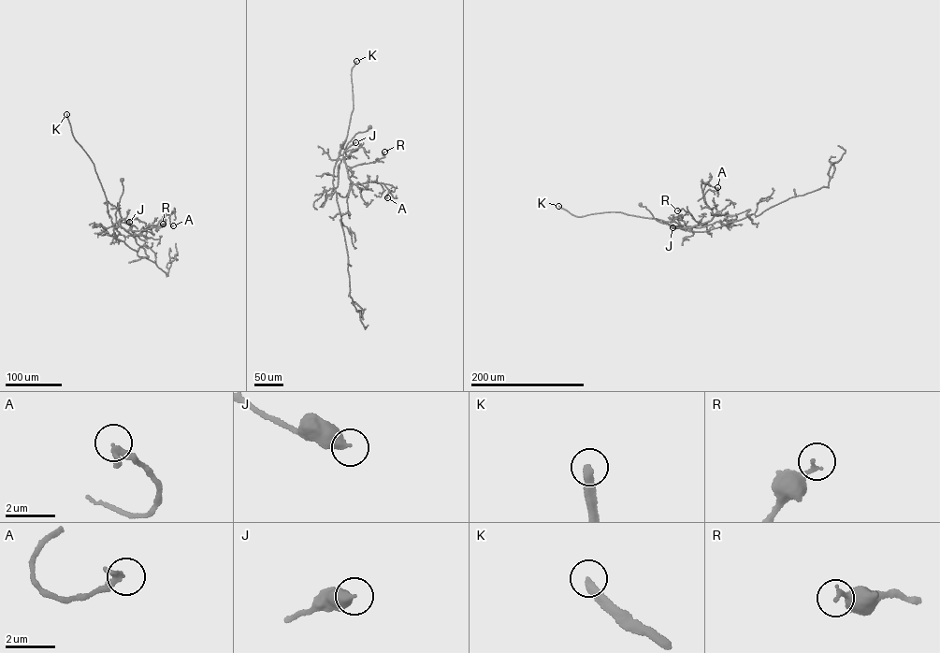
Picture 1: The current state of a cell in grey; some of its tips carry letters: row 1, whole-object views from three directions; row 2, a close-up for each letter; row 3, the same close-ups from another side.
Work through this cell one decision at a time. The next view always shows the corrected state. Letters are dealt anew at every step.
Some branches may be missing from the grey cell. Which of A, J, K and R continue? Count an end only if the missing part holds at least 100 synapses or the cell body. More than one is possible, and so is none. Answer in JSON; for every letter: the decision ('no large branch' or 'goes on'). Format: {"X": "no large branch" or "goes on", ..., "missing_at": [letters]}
{"A": "no large branch", "J": "no large branch", "K": "goes on", "R": "no large branch", "missing_at": ["K"]}

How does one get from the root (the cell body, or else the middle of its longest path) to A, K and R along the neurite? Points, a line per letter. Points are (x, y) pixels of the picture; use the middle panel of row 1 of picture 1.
A: (369, 127), (352, 137), (342, 158), (352, 181), (383, 183), (391, 191), (387, 197)
K: (369, 127), (355, 134), (342, 154), (339, 155), (353, 108), (351, 70), (356, 61)
R: (369, 127), (355, 134), (348, 143), (342, 154), (346, 166), (352, 167), (374, 162), (384, 157), (384, 152)

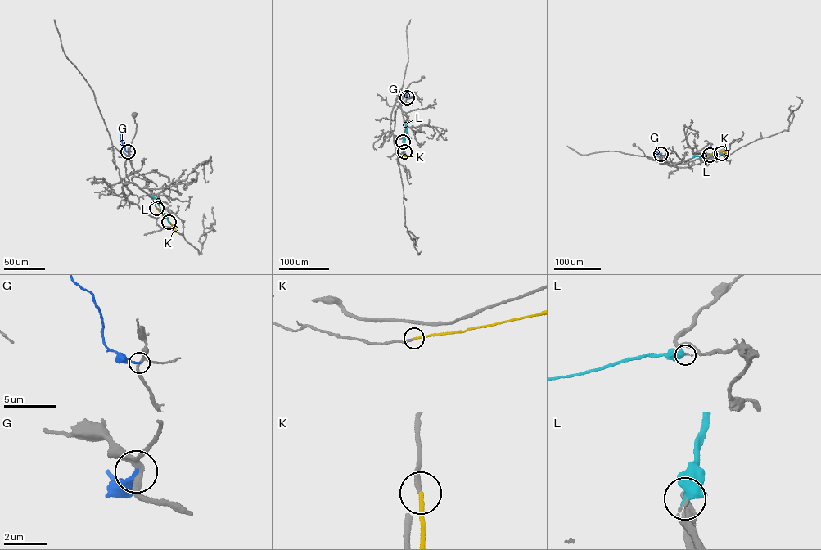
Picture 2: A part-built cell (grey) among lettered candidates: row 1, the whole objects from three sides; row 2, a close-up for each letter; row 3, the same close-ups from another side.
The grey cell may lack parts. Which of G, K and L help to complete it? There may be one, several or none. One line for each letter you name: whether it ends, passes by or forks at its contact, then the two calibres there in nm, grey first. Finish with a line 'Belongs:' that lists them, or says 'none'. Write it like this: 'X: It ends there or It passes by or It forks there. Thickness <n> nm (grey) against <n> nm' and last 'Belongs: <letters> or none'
K: It ends there. Thickness 220 nm (grey) against 160 nm
Belongs: K

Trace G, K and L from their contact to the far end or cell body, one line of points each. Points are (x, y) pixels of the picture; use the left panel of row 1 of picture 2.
G: (128, 151), (122, 145), (120, 134)
K: (156, 208), (176, 232)
L: (169, 222), (158, 200), (152, 196)

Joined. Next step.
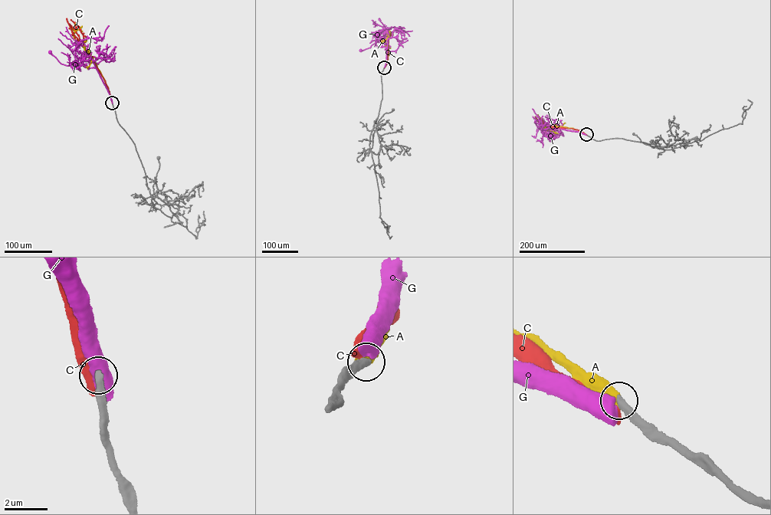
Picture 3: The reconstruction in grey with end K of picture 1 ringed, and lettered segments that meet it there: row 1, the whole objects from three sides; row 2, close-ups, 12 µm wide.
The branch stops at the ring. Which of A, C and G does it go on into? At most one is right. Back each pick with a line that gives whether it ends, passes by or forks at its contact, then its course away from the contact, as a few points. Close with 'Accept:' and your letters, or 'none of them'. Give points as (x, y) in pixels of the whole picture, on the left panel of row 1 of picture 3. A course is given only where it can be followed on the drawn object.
Accept: none of them

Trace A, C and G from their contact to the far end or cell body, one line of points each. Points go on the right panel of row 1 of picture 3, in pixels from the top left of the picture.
A: (586, 134), (572, 128), (549, 127), (538, 115)
C: (586, 135), (577, 129), (540, 123), (535, 116)
G: (586, 134), (550, 126), (549, 129), (551, 132), (563, 136), (561, 132)

